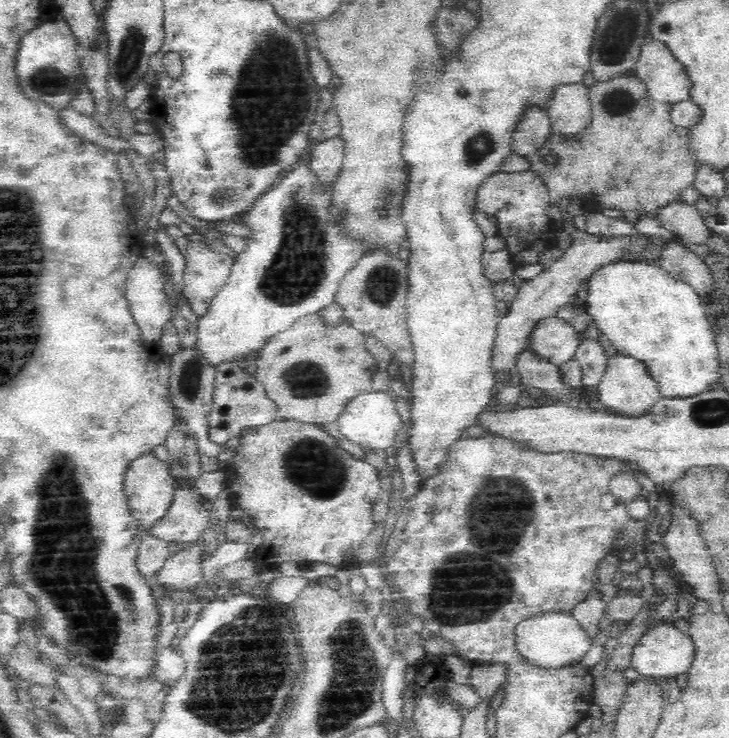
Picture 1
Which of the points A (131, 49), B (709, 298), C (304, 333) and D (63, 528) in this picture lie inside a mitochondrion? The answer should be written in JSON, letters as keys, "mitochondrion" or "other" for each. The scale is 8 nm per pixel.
{"A":"mitochondrion","B":"other","C":"other","D":"mitochondrion"}

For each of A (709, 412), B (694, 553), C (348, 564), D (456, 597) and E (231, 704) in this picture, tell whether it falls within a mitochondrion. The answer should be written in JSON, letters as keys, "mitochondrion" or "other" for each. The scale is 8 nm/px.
{"A":"mitochondrion","B":"other","C":"other","D":"mitochondrion","E":"mitochondrion"}

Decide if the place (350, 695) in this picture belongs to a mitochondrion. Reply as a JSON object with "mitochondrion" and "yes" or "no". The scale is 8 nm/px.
{"mitochondrion":"yes"}

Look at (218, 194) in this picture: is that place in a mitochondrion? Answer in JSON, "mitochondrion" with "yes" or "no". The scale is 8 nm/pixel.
{"mitochondrion":"yes"}

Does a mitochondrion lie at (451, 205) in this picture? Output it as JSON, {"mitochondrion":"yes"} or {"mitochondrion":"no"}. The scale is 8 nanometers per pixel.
{"mitochondrion":"no"}

